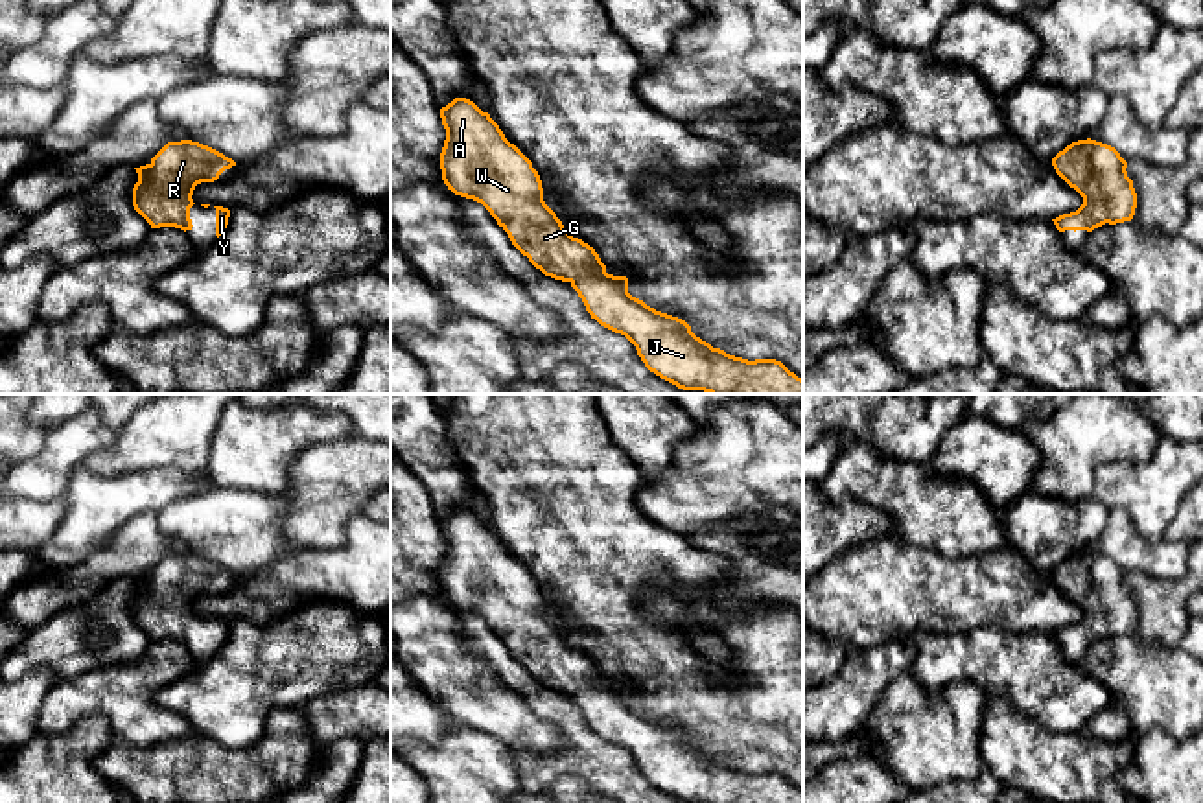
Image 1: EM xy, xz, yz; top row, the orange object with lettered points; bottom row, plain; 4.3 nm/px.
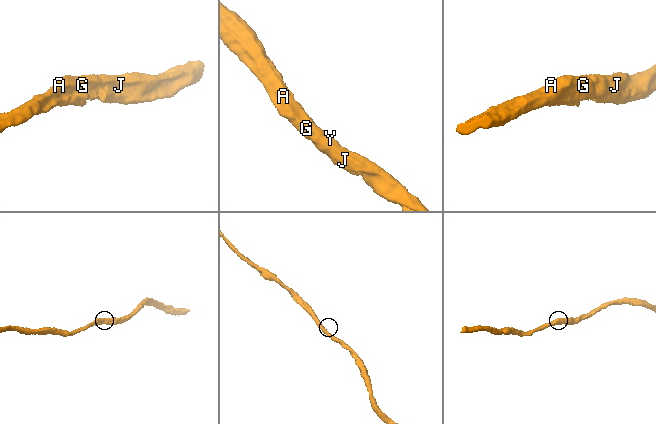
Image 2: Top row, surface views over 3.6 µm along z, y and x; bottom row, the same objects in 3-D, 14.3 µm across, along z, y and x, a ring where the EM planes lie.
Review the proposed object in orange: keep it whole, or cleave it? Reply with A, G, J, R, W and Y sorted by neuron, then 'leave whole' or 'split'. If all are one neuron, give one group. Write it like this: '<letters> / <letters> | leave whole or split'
A G J R W Y | leave whole

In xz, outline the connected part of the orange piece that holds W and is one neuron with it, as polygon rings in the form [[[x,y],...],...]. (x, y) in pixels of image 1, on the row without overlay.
[[[455,510],[440,521],[446,553],[440,565],[442,593],[455,608],[481,615],[512,658],[545,689],[569,694],[586,724],[601,739],[625,748],[645,779],[683,803],[803,803],[803,792],[781,774],[748,774],[713,761],[672,727],[656,724],[628,705],[628,691],[606,685],[593,659],[573,650],[543,613],[543,600],[532,575],[510,556],[499,538],[473,514]]]

